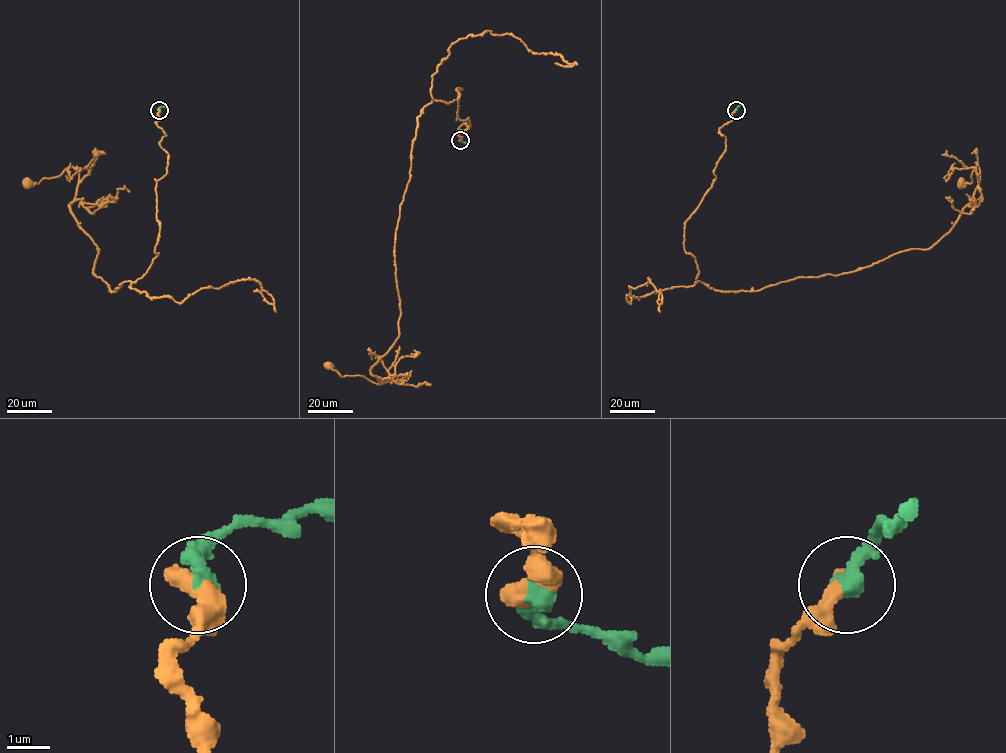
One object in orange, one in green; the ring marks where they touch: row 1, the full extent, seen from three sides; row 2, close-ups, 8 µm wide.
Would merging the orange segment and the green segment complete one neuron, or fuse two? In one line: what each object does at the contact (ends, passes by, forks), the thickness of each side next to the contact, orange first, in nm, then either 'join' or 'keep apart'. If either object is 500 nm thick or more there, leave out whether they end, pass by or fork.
500/500 nm | join

